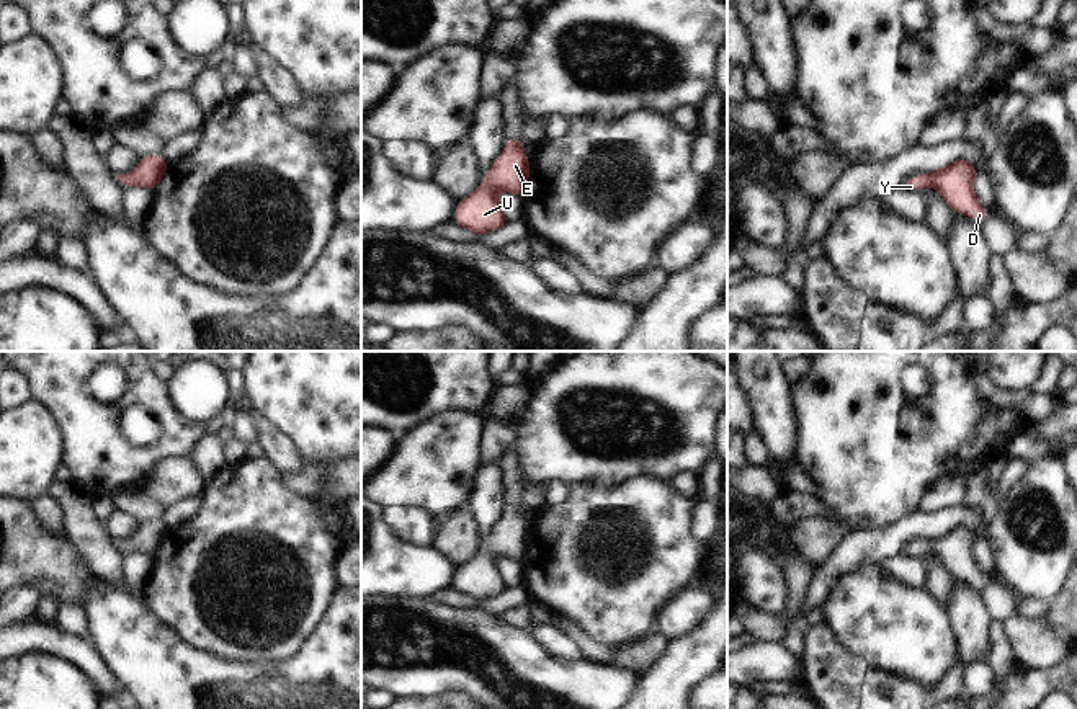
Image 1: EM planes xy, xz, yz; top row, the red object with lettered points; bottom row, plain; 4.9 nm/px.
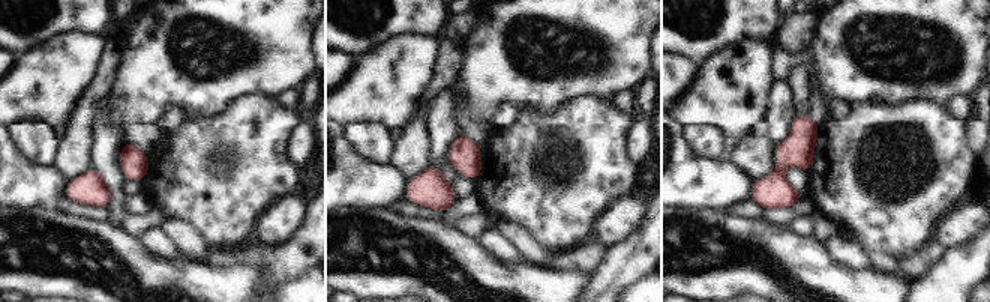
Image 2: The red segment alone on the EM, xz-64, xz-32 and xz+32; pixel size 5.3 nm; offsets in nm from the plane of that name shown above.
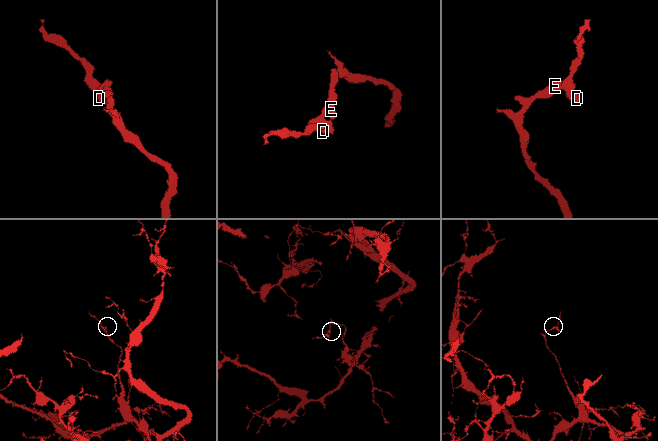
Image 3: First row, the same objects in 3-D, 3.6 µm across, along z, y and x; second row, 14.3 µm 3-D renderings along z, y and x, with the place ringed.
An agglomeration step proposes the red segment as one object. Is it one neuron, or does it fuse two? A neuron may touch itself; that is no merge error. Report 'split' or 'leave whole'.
leave whole

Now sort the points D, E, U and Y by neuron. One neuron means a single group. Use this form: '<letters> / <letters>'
D E U Y

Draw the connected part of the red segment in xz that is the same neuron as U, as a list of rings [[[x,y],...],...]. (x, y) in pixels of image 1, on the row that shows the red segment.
[[[507,137],[503,154],[484,175],[480,188],[459,199],[454,222],[477,235],[503,227],[508,221],[497,201],[498,191],[525,196],[528,190],[530,158],[525,155],[521,139]]]

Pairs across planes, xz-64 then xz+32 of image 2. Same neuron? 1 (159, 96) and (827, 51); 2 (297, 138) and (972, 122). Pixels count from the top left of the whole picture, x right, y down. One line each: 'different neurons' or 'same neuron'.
1: same neuron
2: same neuron

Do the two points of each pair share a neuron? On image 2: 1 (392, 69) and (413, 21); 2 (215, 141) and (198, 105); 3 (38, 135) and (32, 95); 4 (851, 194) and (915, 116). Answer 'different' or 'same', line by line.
1: different
2: different
3: different
4: same

